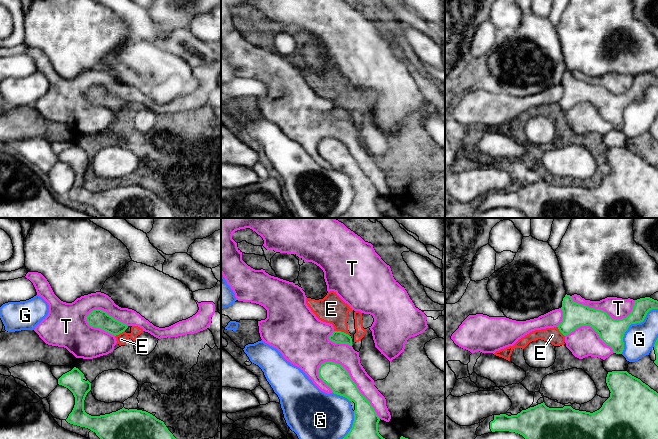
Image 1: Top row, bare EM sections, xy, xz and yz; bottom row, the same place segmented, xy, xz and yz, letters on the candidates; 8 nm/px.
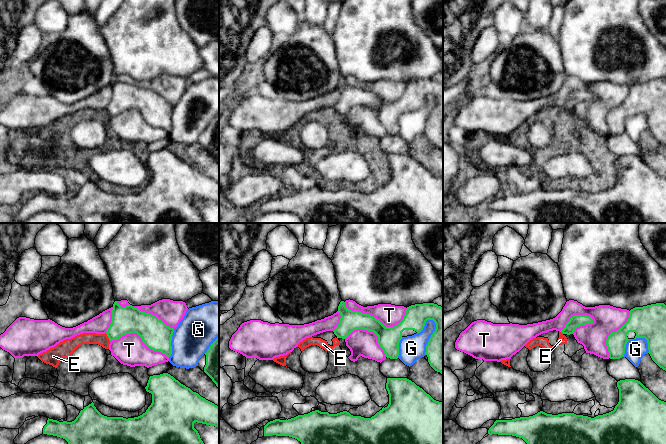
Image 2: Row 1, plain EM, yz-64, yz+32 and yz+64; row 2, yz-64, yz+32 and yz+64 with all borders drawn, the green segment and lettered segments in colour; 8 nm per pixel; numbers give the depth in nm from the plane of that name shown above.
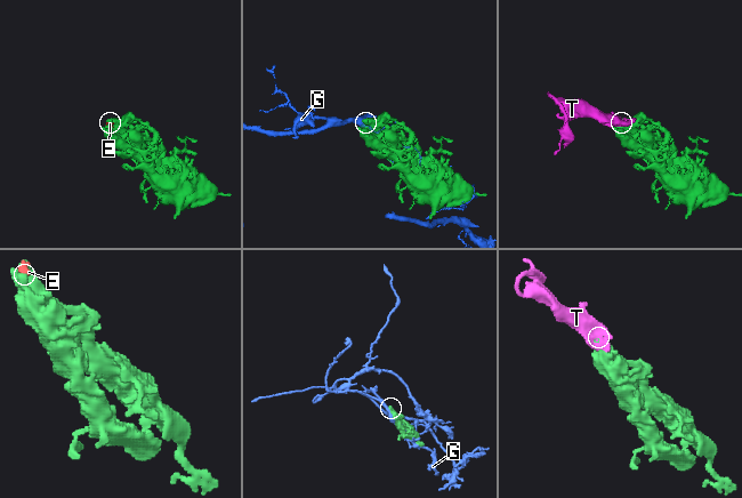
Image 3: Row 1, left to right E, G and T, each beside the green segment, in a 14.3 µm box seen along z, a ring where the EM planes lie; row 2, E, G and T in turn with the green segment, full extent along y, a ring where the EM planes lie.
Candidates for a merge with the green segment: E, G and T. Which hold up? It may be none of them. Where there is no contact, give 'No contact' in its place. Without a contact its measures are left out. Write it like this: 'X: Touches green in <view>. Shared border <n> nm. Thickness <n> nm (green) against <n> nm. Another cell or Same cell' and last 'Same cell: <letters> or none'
E: Touches green in xz. Shared border 140 nm. Thickness 100 nm (green) against 220 nm. Another cell
G: Touches green in yz. Shared border 460 nm. Thickness 200 nm (green) against 240 nm. Another cell
T: Touches green in xz. Shared border 650 nm. Thickness 200 nm (green) against 170 nm. Same cell
Same cell: T

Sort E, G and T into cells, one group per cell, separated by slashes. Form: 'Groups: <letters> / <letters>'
Groups: E / G / T

